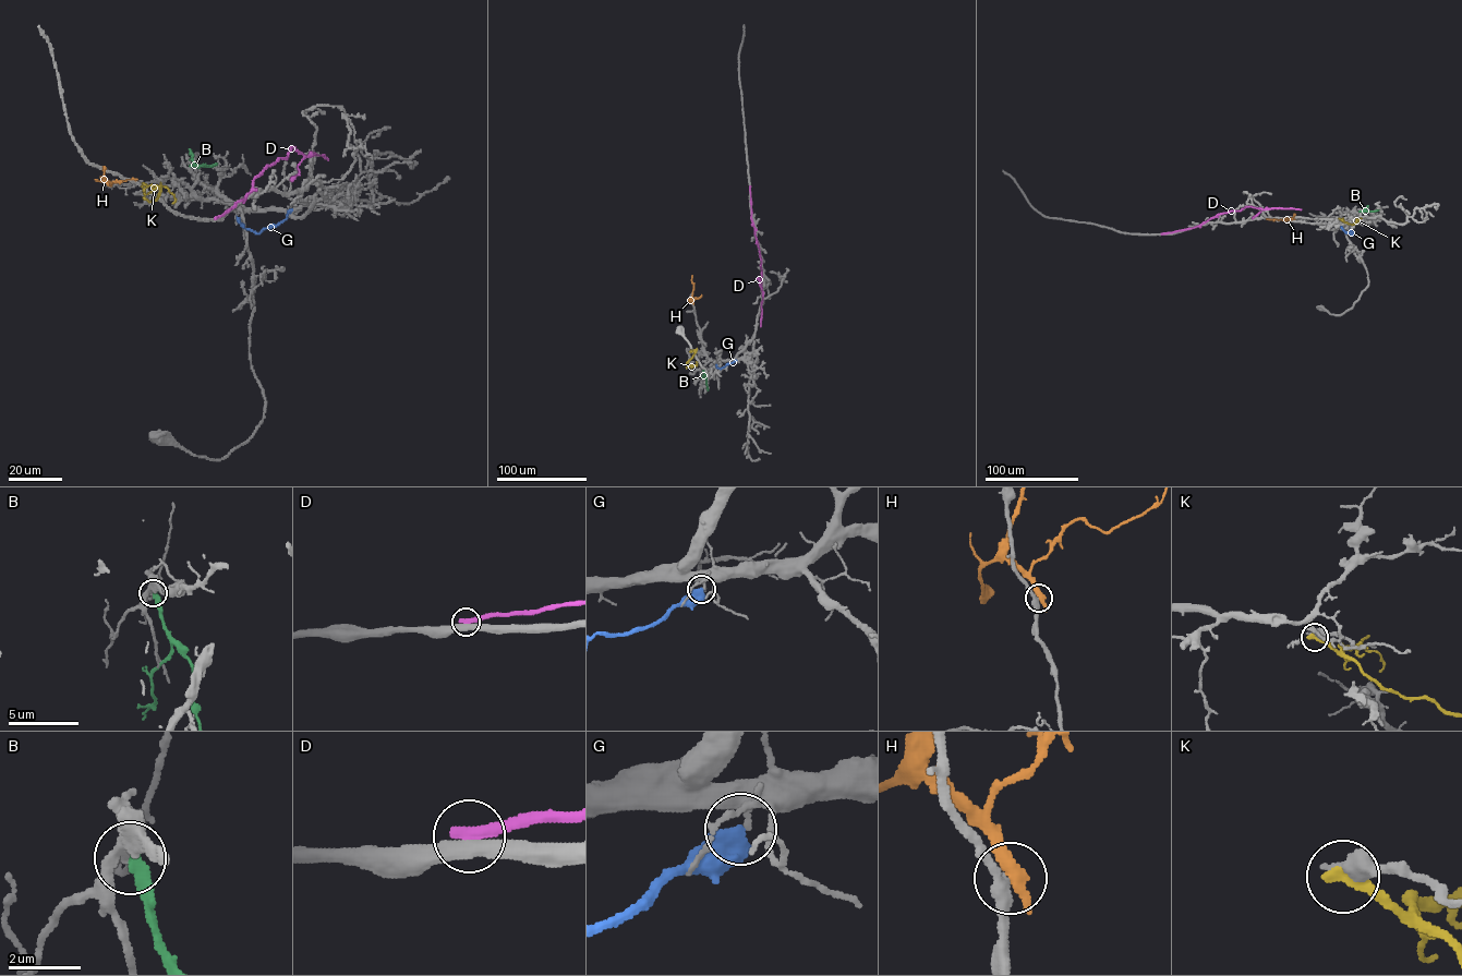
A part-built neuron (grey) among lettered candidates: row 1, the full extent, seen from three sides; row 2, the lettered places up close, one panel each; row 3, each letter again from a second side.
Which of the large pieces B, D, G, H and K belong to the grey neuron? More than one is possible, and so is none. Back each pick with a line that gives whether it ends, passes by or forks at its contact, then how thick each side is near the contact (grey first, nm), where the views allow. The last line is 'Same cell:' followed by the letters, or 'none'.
Same cell: none

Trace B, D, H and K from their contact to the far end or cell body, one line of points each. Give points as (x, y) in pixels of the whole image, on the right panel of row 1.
B: (1360, 212), (1378, 209)
D: (1161, 233), (1199, 226), (1217, 215), (1246, 206), (1301, 209)
H: (1293, 219), (1266, 219)
K: (1339, 218), (1353, 225), (1358, 219), (1352, 225)

